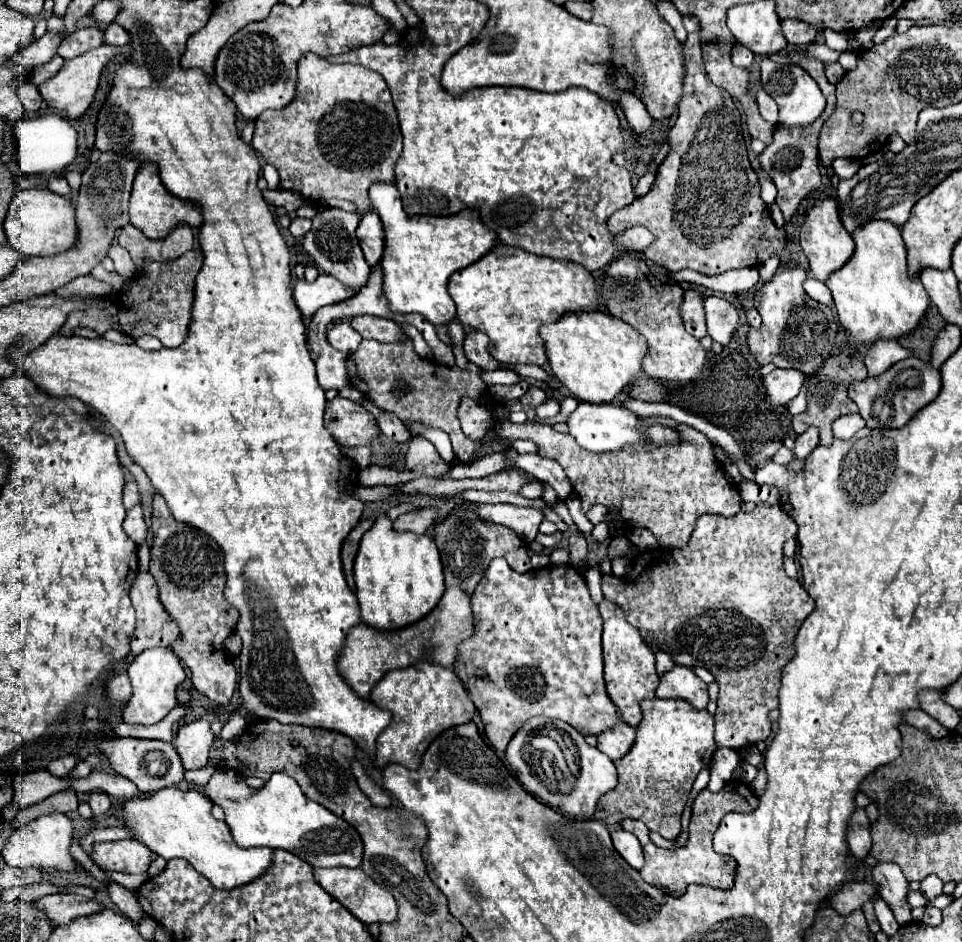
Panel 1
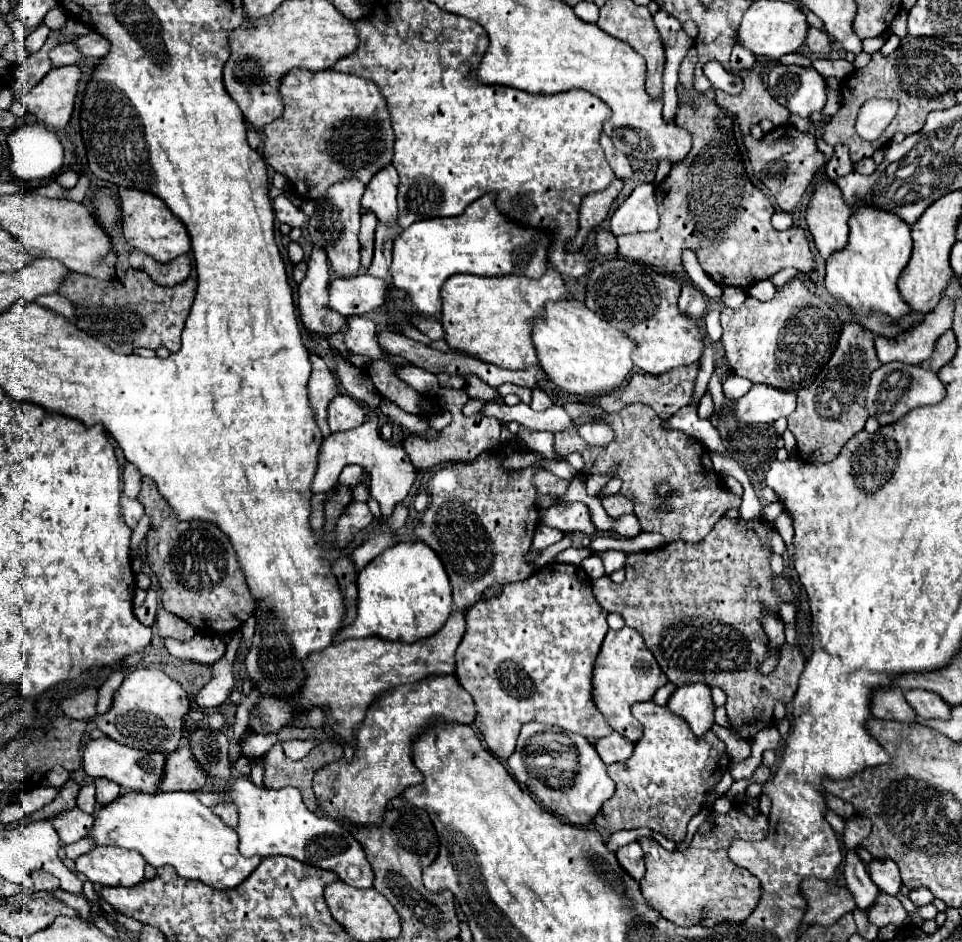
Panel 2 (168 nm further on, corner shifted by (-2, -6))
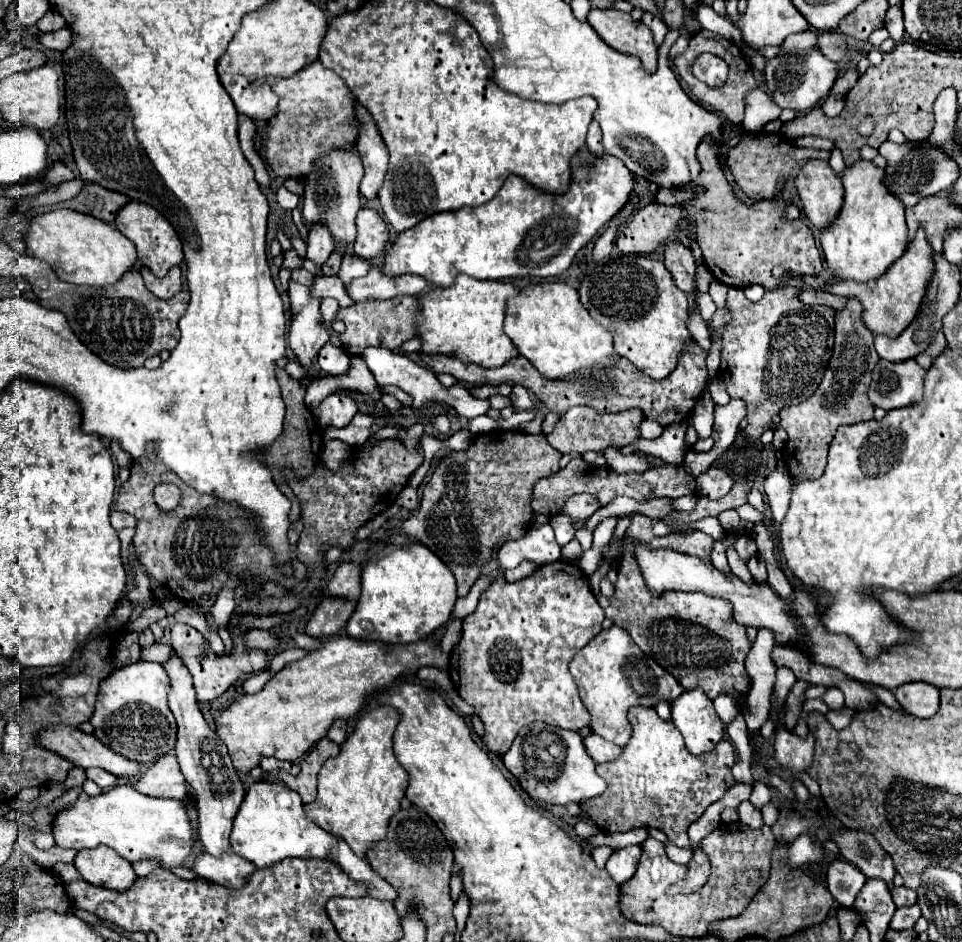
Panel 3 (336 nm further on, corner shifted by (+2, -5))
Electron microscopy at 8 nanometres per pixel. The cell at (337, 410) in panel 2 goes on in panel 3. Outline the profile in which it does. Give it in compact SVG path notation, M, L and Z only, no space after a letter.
M343 392L329 394L317 408L311 410L319 426L343 428L357 414L357 404Z

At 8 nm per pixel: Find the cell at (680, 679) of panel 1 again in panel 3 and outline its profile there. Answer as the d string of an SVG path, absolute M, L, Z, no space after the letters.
M687 690L679 698L671 702L671 714L673 714L673 724L685 738L685 746L691 754L707 754L711 752L723 738L725 738L725 724L717 716L713 702L705 696L703 690Z

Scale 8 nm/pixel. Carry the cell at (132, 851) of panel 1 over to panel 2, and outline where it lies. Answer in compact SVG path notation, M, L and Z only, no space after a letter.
M95 847L93 851L81 855L75 863L77 871L91 883L111 887L133 887L141 883L147 865L137 851L121 847Z

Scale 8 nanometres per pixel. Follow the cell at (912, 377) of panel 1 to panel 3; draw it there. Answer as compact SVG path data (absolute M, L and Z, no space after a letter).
M913 358L903 362L879 360L873 370L869 400L885 410L917 404L923 396L923 376L925 370Z

